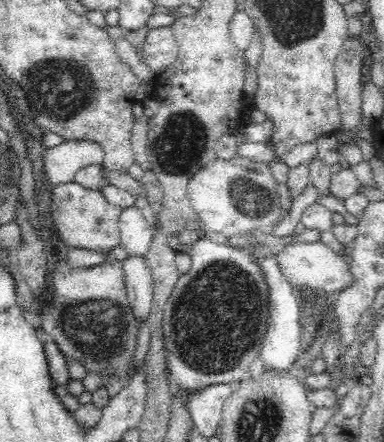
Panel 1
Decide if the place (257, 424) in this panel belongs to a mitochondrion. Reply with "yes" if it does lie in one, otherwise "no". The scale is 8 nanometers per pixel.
yes

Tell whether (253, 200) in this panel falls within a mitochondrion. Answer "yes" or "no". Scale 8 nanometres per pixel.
yes

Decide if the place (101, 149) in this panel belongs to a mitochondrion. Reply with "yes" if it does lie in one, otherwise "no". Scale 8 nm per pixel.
no

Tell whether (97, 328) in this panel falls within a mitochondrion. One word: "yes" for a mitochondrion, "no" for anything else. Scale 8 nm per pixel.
yes

